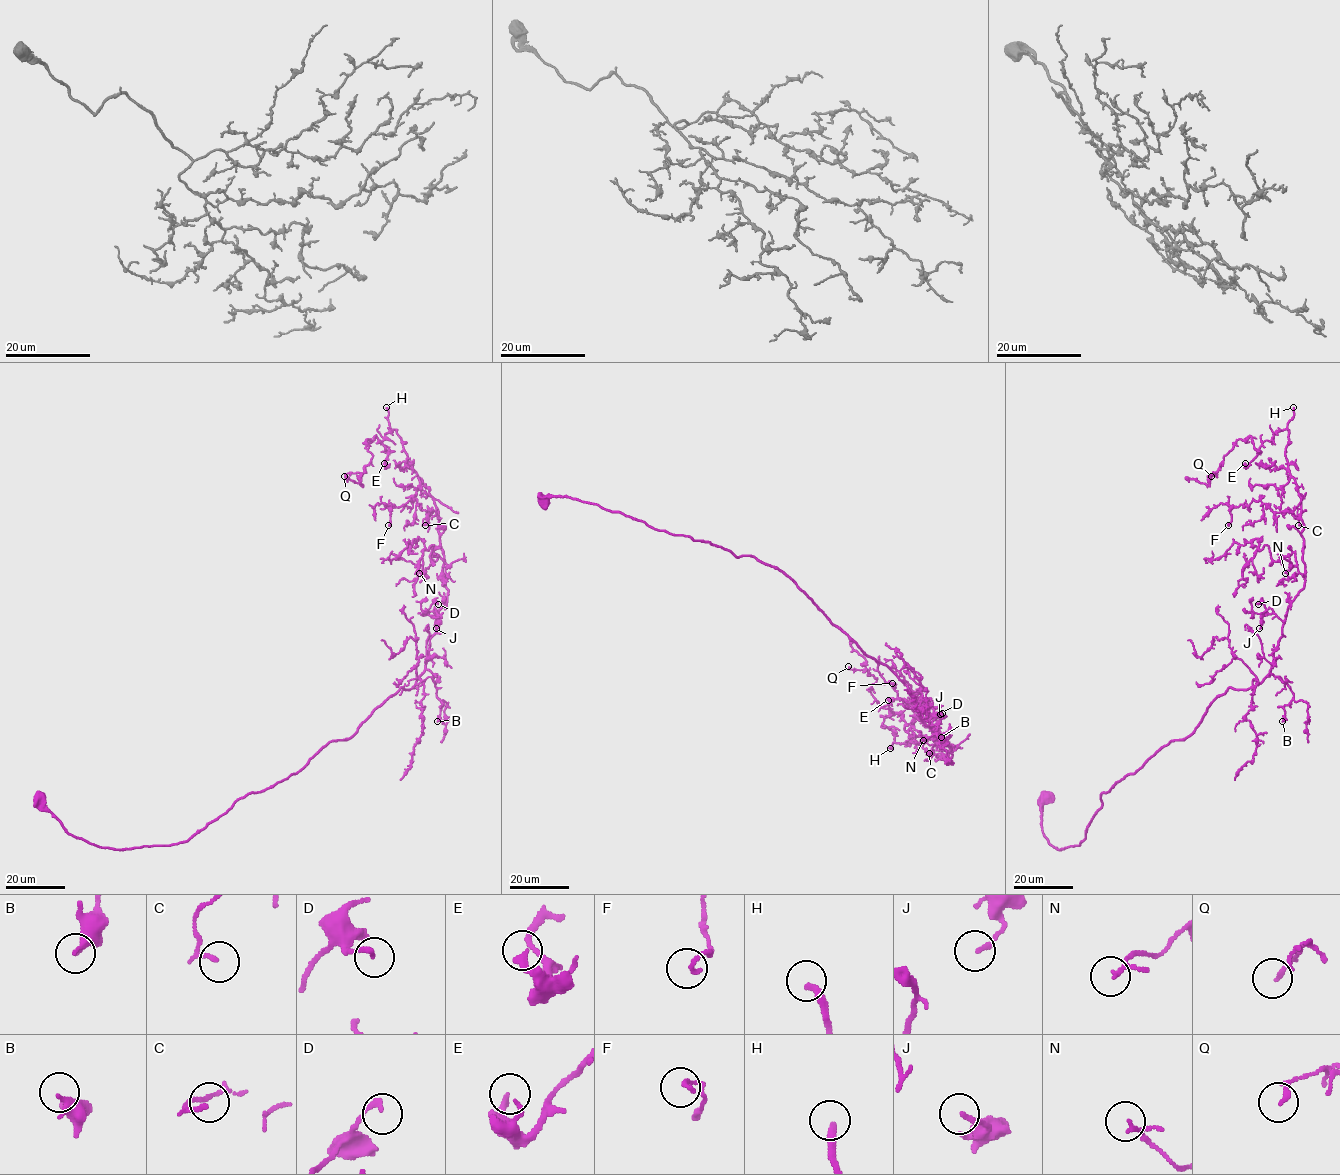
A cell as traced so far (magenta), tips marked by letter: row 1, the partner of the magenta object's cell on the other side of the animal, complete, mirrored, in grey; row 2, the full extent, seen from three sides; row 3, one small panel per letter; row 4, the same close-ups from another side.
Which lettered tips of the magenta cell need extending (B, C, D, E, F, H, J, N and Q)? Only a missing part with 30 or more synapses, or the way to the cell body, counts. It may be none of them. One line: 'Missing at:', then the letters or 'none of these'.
Missing at: H

